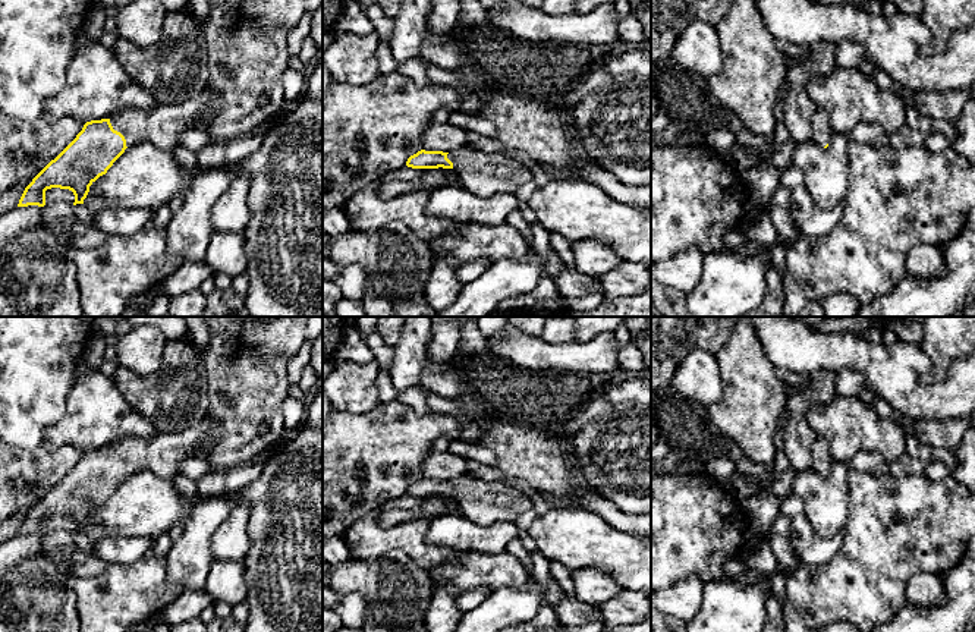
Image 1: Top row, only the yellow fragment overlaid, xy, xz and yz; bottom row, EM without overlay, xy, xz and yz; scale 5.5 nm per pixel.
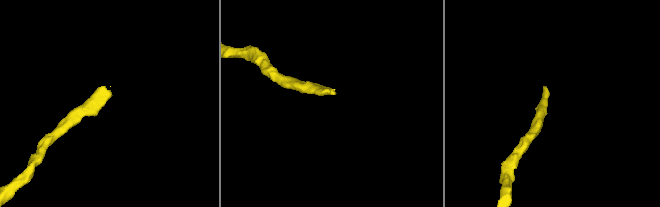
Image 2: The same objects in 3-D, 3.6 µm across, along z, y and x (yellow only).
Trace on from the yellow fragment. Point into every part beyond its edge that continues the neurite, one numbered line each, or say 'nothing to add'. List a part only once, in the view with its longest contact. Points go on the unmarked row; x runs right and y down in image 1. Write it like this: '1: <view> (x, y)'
1: xy (163, 453)

